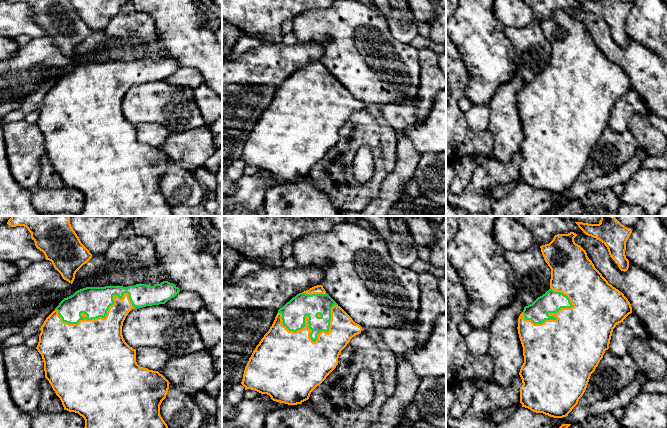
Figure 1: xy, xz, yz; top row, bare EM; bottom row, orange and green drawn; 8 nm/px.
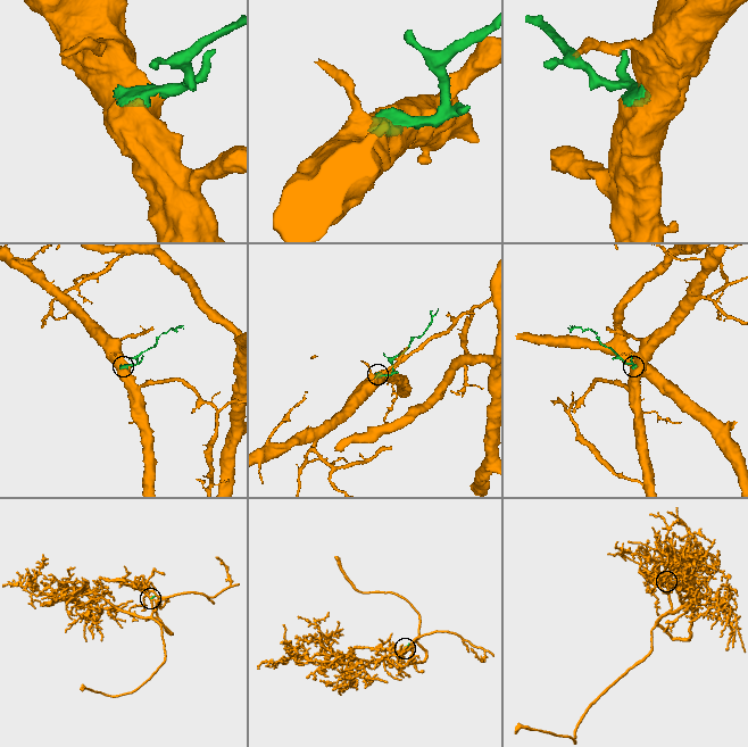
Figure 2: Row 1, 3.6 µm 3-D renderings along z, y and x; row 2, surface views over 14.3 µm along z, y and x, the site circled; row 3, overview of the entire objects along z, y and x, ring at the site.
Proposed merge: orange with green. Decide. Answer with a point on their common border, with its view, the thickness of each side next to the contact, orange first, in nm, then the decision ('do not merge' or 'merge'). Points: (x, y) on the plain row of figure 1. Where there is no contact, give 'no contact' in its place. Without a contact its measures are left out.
contact xy (101, 93); calibres 460 and 240 nm; merge

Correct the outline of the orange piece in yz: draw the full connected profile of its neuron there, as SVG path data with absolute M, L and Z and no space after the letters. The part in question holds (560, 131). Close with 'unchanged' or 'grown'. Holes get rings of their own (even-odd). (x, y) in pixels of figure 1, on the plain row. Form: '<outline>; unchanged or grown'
M574 8L557 10L549 20L540 22L544 36L551 45L550 65L525 82L518 94L517 105L524 132L519 148L523 159L520 163L520 179L522 183L553 194L568 192L578 180L591 150L609 125L613 105L632 89L628 75L595 44L586 27L575 19L576 12Z; grown

